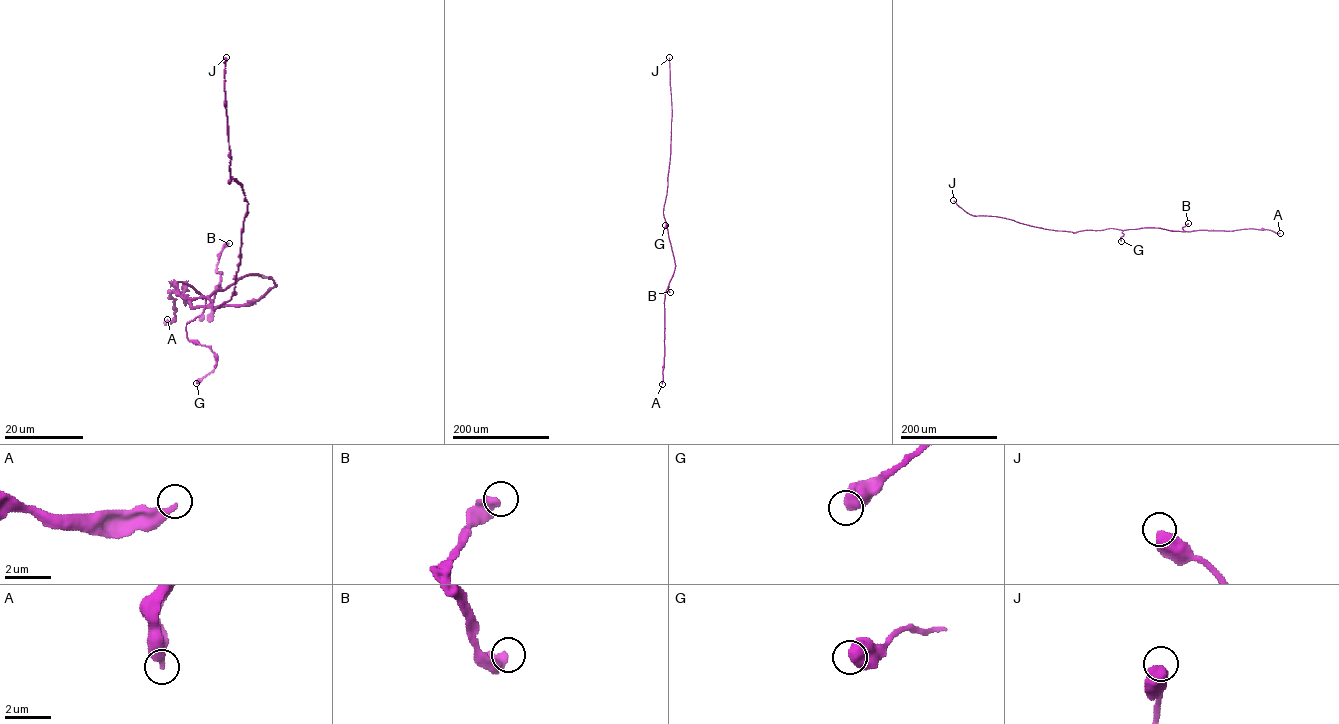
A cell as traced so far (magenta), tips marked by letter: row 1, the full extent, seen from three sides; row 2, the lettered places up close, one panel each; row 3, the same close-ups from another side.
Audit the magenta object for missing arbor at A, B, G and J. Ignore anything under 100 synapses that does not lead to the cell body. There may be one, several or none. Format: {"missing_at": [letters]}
{"missing_at": ["J"]}

